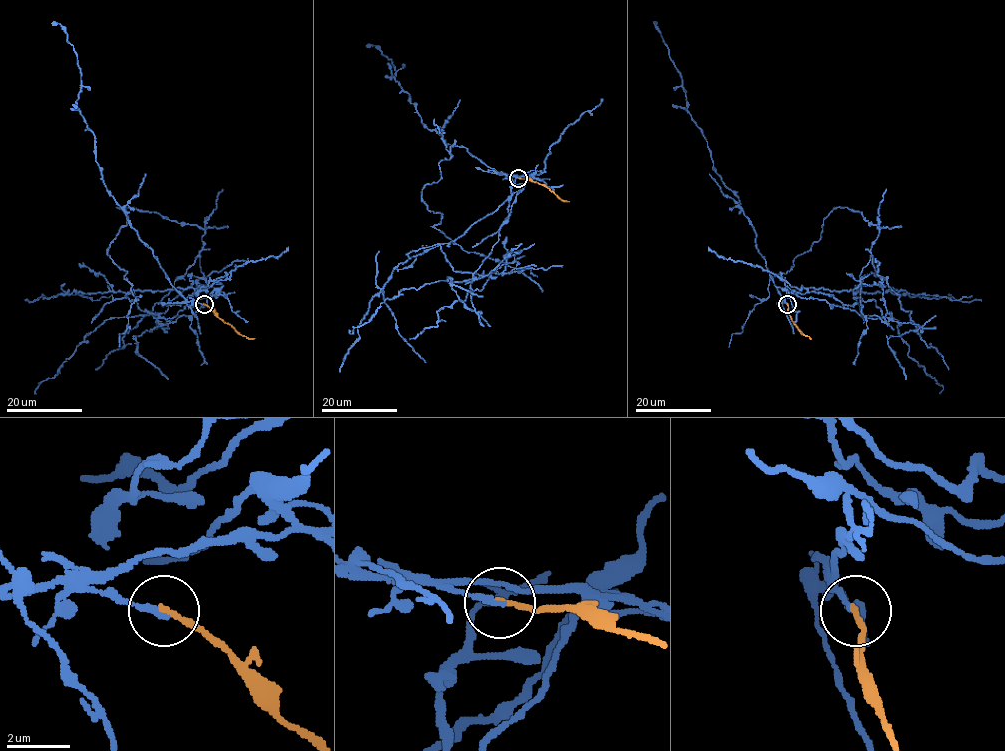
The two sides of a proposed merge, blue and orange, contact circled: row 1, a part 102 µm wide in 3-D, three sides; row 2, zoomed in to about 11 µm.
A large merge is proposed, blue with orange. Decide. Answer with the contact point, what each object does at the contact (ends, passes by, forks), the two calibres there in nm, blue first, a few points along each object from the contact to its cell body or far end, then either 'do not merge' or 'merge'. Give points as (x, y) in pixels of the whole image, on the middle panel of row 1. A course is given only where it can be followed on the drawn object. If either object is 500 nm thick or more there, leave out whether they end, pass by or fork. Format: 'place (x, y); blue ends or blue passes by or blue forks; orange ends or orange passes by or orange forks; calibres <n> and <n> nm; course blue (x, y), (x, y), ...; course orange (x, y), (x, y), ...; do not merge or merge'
place (518, 178); blue ends; orange ends; calibres 200 and 170 nm; course blue (518, 178), (533, 177), (474, 273), (522, 251), (519, 270), (434, 226), (421, 191), (450, 154), (434, 119); course orange (518, 178), (530, 178), (569, 201); do not merge

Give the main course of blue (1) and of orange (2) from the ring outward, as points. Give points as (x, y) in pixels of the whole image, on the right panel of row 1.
1: (787, 304), (787, 291), (885, 321), (860, 303), (876, 225), (834, 208), (728, 347)
2: (787, 304), (788, 314), (796, 327), (811, 338)

